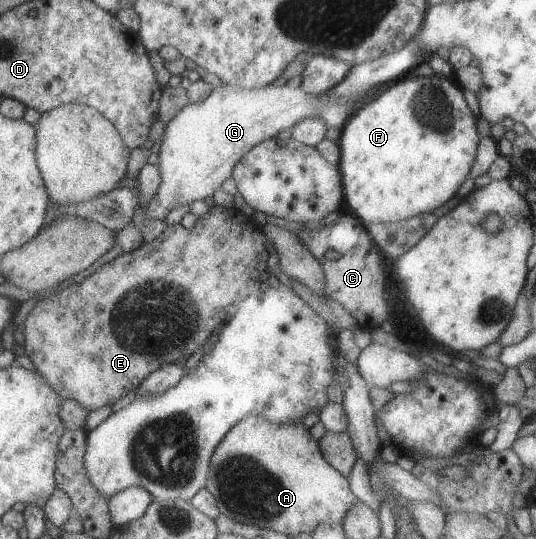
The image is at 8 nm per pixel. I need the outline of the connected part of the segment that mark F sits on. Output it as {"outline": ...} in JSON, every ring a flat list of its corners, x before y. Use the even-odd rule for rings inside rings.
{"outline":[[408,75,401,76,388,89,382,91,376,99,366,103,352,113,343,125,337,147,339,148,339,161,337,169,340,175,343,201,346,207,350,209,352,215,356,215,358,221,362,224,371,222,391,223,400,222,407,218,416,217,421,214,431,213,434,209,441,207,446,201,456,193,462,182,469,177,469,170,475,159,475,152,481,137,477,133,476,123,478,118,472,115,466,101,463,97,463,89,458,85,454,78,442,78,441,76,432,75,429,77,416,77]]}

